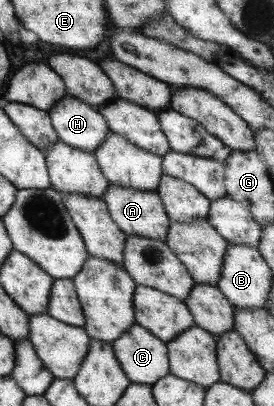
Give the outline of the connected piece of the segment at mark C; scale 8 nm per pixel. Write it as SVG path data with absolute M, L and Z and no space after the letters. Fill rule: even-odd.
M135 322L111 345L114 357L130 383L151 386L168 373L165 343Z

